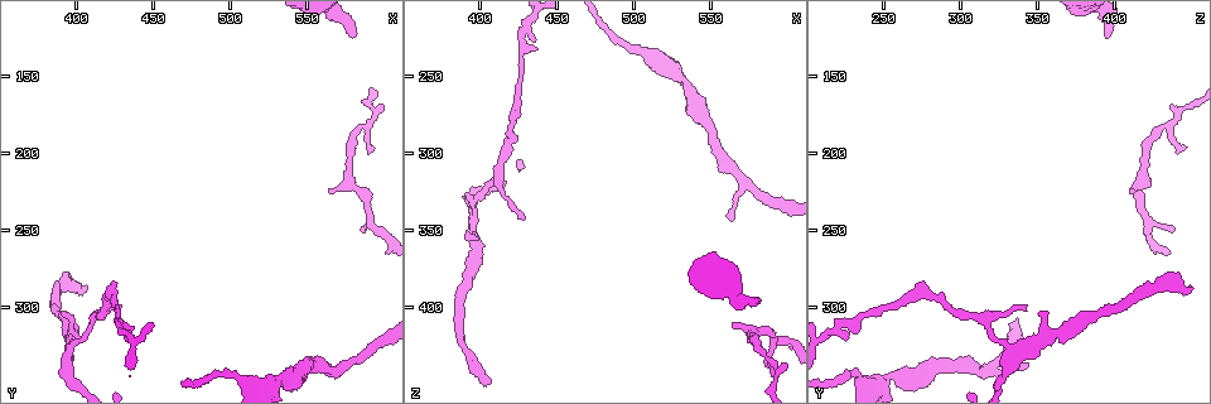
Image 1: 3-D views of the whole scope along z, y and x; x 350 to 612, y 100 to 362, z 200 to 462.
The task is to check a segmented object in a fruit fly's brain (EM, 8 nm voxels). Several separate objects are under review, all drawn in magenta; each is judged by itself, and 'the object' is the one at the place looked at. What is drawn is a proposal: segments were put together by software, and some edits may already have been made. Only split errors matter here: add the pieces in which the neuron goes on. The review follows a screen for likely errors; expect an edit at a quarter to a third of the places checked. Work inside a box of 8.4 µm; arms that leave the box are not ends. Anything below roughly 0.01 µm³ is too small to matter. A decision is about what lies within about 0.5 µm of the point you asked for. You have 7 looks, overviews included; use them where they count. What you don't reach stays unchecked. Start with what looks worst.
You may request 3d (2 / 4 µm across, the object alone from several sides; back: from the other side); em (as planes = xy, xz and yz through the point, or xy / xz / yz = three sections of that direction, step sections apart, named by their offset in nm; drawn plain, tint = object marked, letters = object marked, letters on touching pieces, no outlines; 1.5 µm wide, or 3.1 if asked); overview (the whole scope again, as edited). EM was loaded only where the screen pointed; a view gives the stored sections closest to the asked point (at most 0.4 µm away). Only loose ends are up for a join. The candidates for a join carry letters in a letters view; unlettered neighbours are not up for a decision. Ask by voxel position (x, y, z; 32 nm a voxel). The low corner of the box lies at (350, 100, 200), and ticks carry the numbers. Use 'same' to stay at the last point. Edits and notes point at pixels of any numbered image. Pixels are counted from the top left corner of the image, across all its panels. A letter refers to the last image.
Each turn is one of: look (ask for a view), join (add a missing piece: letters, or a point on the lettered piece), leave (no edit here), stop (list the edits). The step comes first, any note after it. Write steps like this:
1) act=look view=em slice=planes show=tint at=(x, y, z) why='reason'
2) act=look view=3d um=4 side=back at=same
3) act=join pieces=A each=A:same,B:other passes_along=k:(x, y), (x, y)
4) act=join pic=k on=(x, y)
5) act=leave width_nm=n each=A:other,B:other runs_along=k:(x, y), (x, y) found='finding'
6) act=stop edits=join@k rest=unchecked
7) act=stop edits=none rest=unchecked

act=look view=em slice=xz step=4 show=tint at=(406, 284, 448) why='an open end'

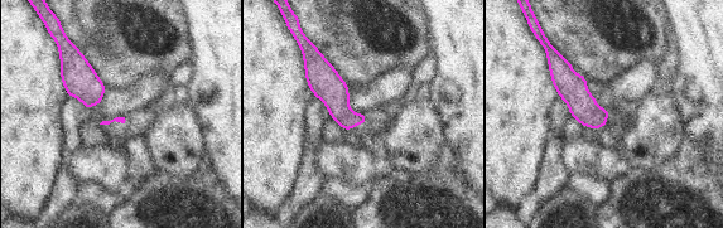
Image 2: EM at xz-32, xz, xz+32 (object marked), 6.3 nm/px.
act=look view=em slice=planes show=letters at=same why='cut it another way'

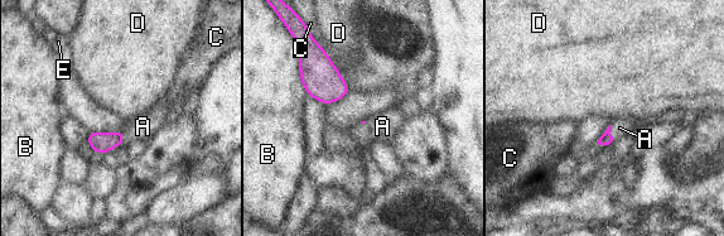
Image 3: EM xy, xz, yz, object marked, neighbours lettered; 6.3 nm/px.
act=join pieces=A each=A:same,B:other,C:other,D:other,E:other passes_along=3:(607, 138), (611, 133), (619, 128) found='it goes on there'

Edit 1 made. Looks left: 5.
act=look view=3d um=4 at=(580, 124, 396) why='long arm stops here'

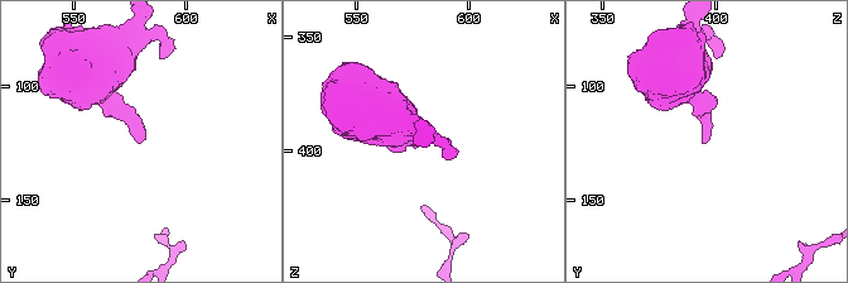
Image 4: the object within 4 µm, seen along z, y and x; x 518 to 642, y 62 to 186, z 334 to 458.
act=look view=em slice=planes show=letters at=(581, 125, 394) why='need the tissue'

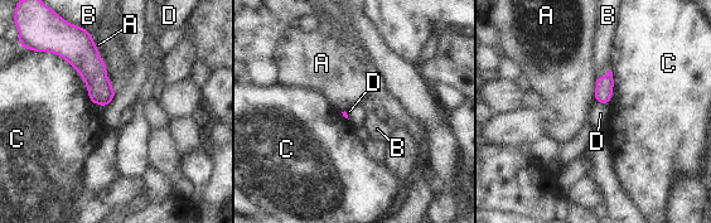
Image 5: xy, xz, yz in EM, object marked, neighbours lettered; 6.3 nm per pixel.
act=leave each=A:other,B:other,C:other,D:other border=5:(116, 91), (106, 107) found='none of them fits'

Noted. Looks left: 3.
act=look view=em slice=planes show=tint at=(430, 298, 340) why='thin end'

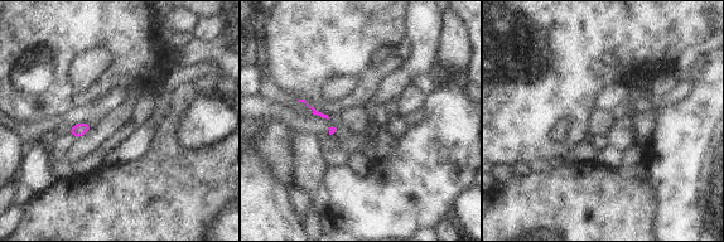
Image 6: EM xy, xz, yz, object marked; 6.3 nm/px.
act=look view=em slice=planes show=letters at=same why='what lies round it'

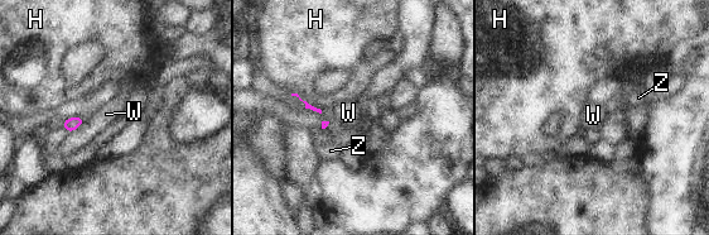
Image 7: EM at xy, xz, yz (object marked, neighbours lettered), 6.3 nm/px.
act=leave each=H:other,W:other,Z:other border=7:(85, 119), (68, 134) found='no lettered piece goes on from it'

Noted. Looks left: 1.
act=stop edits=join@3 rest=unchecked

